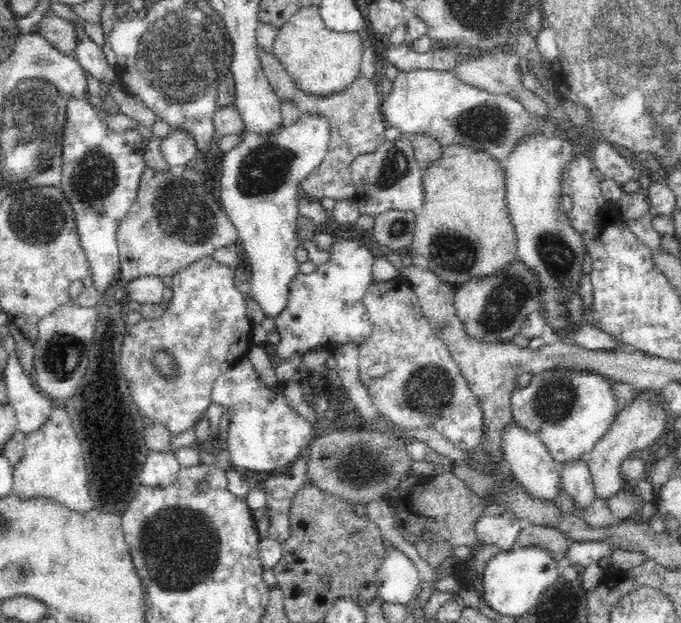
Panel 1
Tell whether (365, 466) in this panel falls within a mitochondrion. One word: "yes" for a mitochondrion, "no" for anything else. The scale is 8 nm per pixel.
yes

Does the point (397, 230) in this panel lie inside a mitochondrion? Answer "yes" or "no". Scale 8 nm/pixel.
yes

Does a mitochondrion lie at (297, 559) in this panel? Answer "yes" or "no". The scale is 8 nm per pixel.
no

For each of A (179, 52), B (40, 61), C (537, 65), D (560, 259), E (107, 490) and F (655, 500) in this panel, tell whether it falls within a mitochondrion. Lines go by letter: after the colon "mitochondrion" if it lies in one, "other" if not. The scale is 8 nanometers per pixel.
A: mitochondrion
B: mitochondrion
C: other
D: mitochondrion
E: other
F: other

